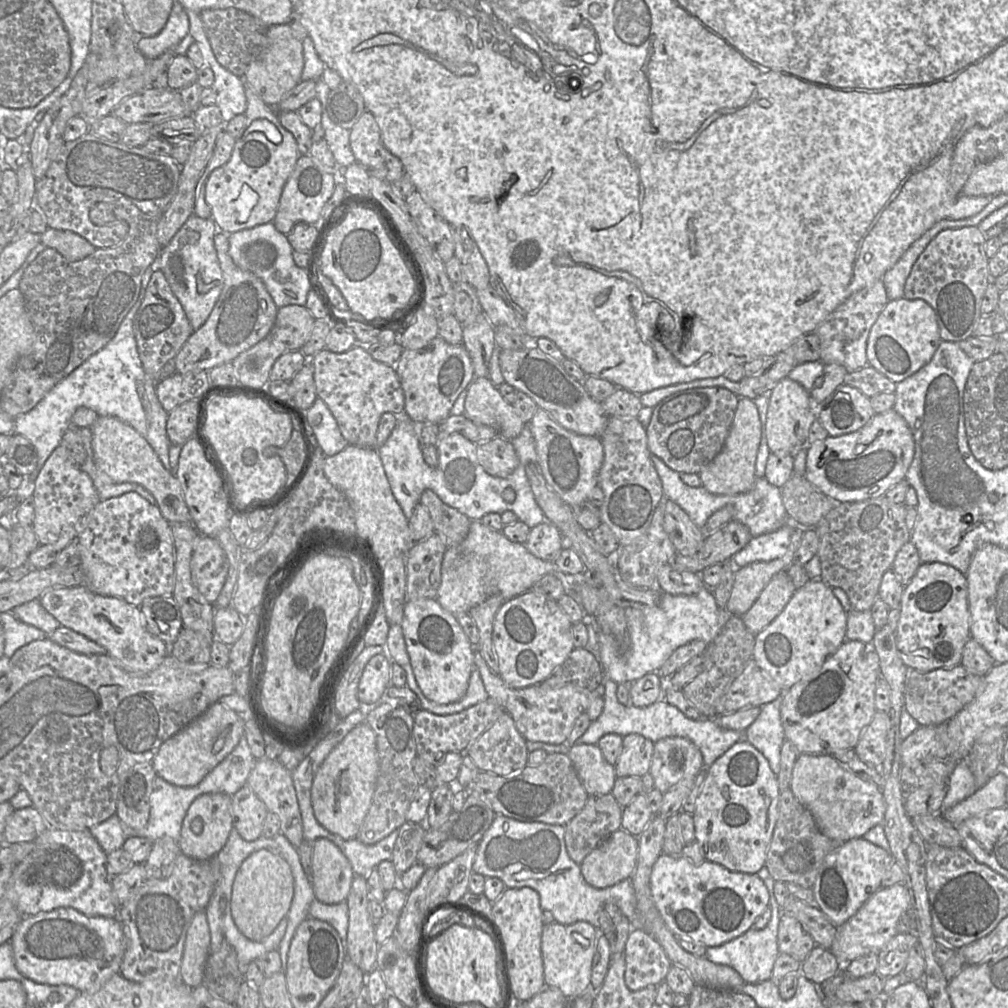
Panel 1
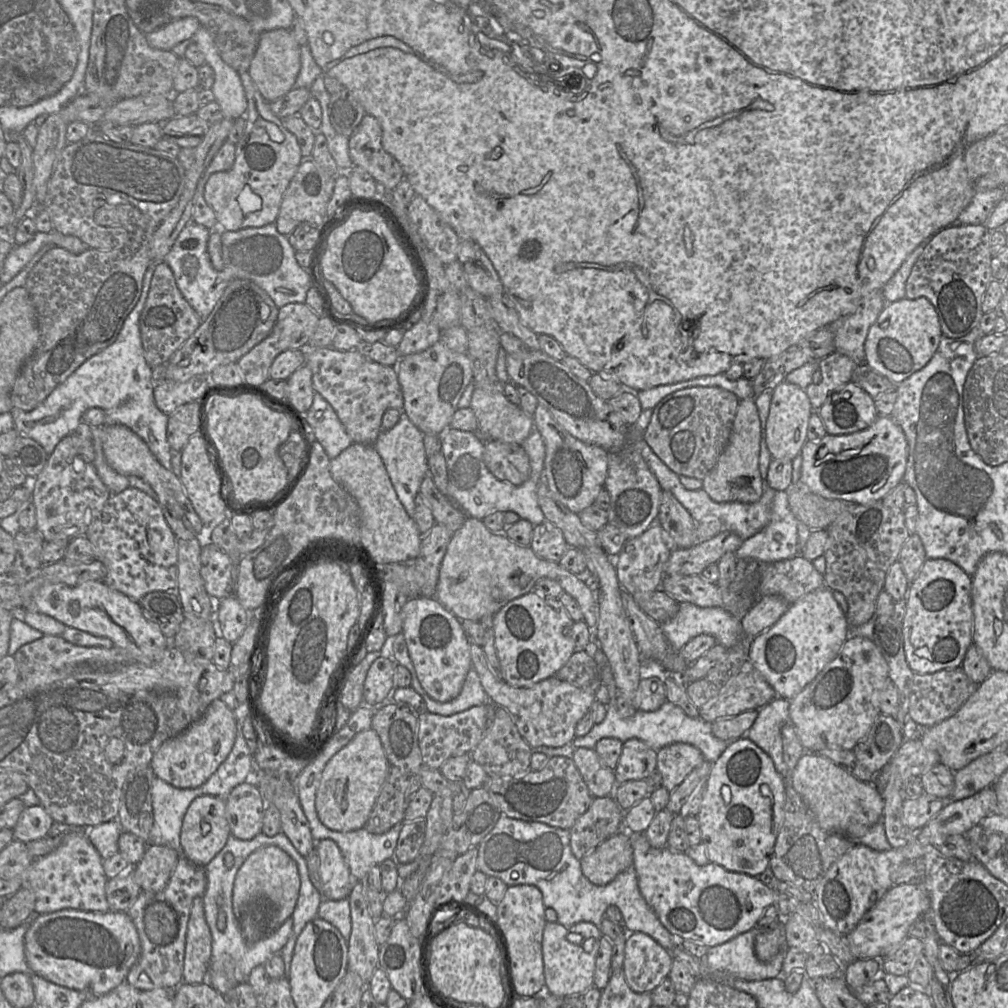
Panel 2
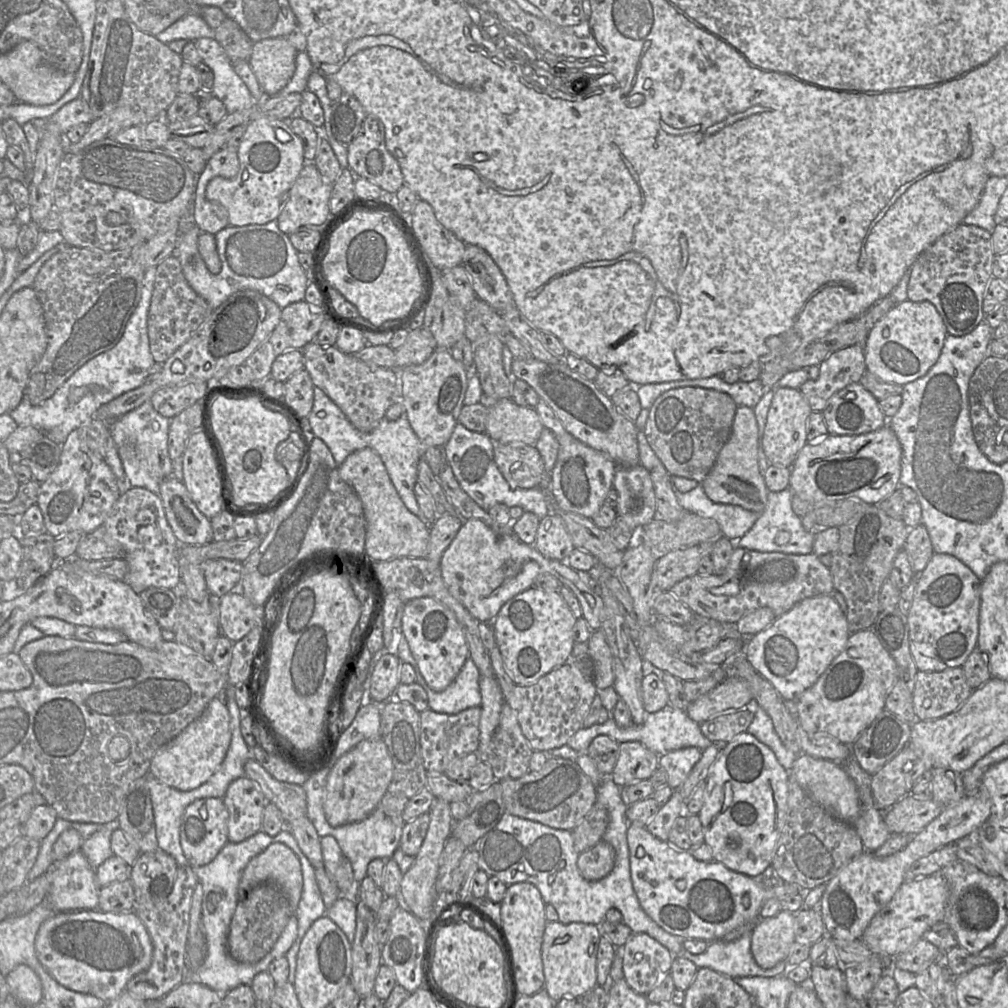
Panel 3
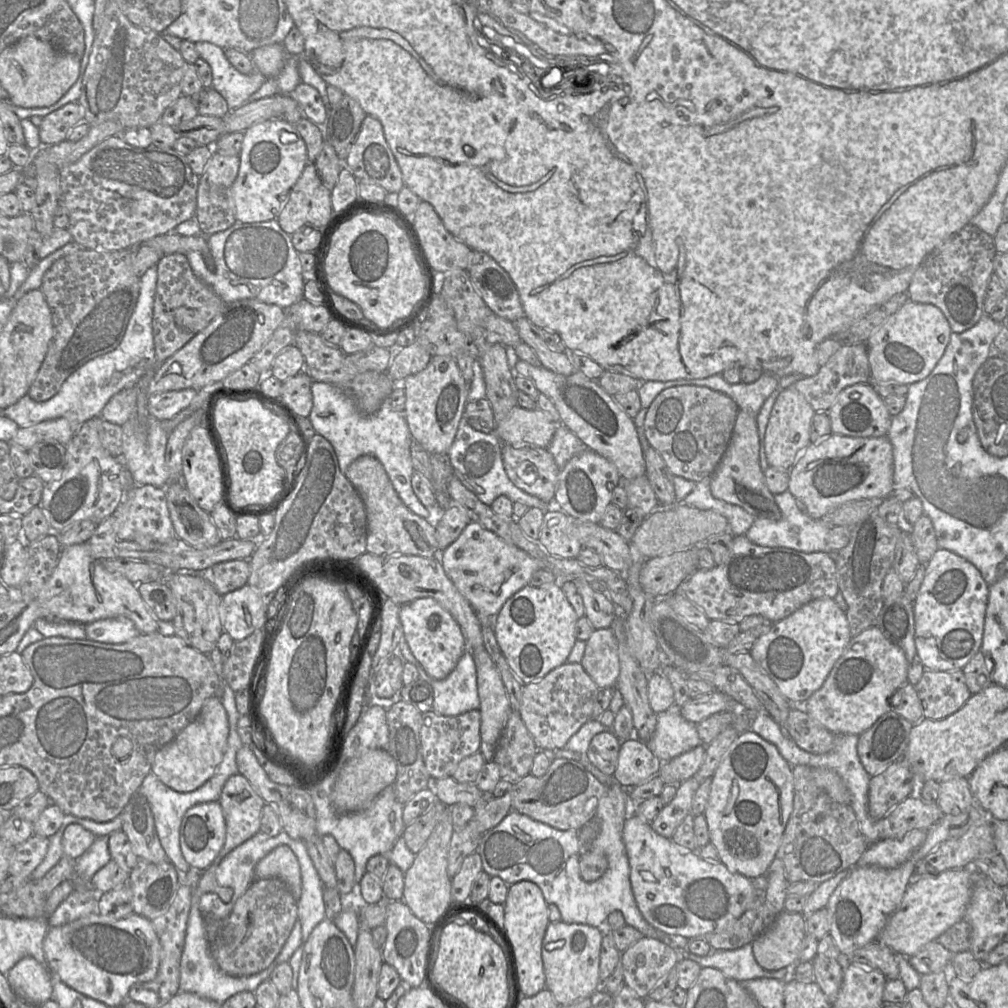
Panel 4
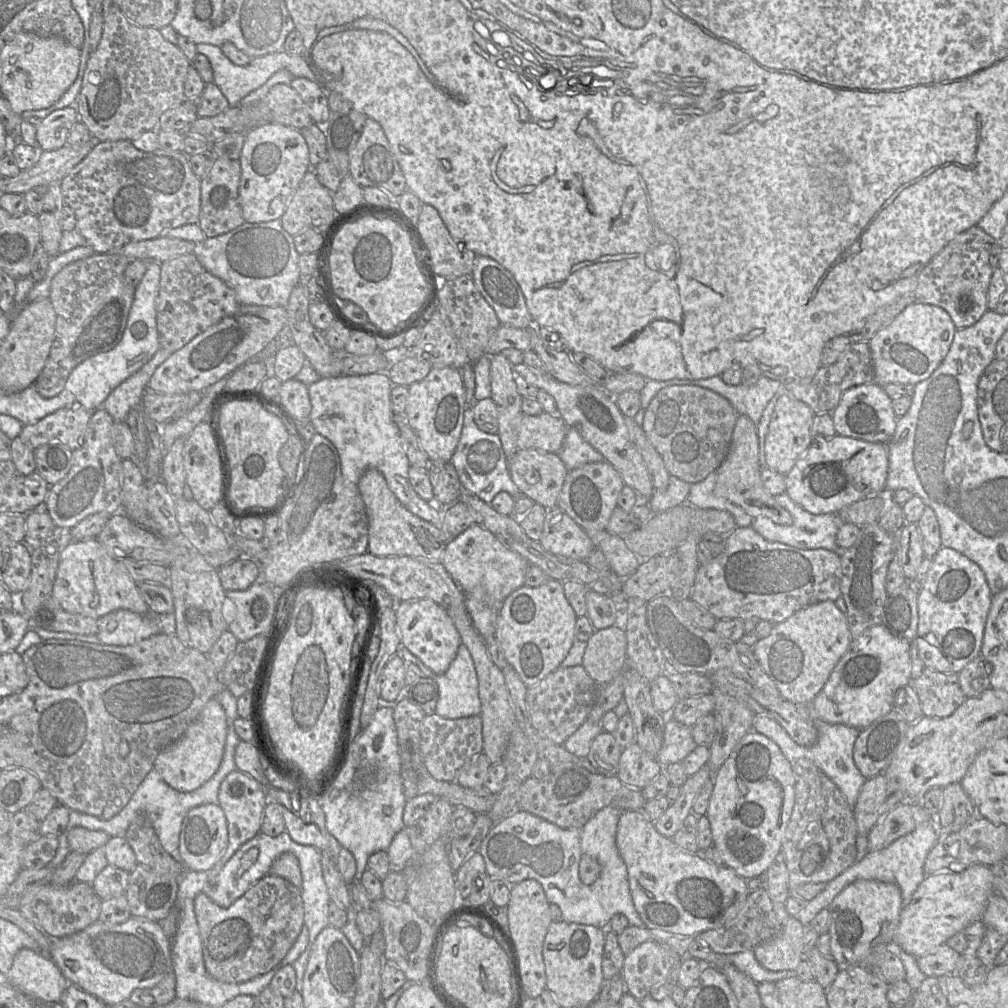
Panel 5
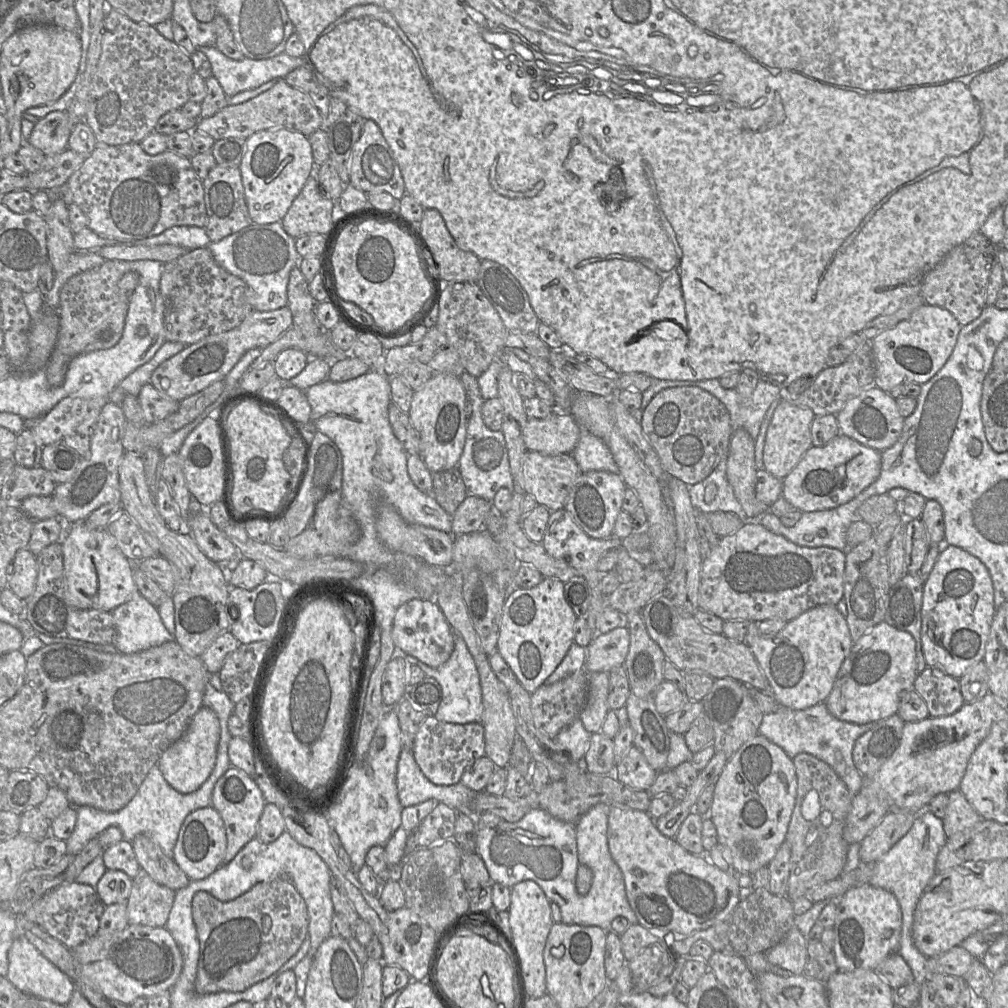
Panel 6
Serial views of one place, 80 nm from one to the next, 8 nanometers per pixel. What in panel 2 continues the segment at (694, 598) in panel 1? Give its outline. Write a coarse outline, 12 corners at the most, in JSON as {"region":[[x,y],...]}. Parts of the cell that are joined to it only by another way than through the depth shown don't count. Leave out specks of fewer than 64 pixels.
{"region":[[679,604],[660,623],[675,651],[701,634],[726,649],[745,637],[723,608]]}

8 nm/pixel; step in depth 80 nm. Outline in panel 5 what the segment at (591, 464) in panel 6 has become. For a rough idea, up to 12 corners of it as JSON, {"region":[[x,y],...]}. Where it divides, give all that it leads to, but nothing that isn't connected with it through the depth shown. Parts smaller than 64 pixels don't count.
{"region":[[568,427],[557,453],[568,470],[606,461],[575,429]]}

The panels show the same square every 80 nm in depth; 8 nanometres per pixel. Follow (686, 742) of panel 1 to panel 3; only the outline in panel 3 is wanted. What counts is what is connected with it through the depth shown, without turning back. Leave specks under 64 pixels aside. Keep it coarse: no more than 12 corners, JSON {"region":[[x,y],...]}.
{"region":[[698,747],[659,755],[668,785],[678,789],[702,757]]}

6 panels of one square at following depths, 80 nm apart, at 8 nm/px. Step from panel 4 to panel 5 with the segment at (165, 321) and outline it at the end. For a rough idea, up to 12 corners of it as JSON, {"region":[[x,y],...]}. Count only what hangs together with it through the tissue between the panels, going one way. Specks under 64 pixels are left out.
{"region":[[194,253],[161,263],[159,346],[171,353],[239,308]]}

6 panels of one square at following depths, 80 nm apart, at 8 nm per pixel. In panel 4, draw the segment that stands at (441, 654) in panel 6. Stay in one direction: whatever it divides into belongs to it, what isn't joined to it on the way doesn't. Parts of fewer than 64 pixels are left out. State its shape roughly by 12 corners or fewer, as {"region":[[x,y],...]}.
{"region":[[433,598],[400,605],[412,654],[446,678],[468,649],[453,616]]}

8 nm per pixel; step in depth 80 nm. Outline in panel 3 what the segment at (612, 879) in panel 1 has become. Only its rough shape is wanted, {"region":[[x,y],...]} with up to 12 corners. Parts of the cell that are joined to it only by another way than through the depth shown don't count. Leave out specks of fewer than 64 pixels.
{"region":[[606,841],[579,854],[577,867],[587,881],[606,877],[615,850]]}

